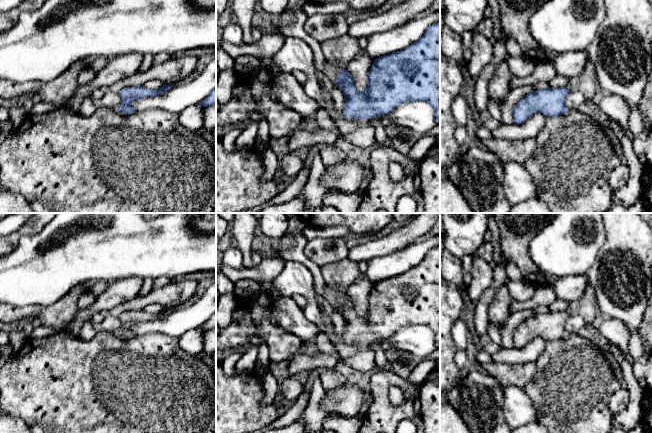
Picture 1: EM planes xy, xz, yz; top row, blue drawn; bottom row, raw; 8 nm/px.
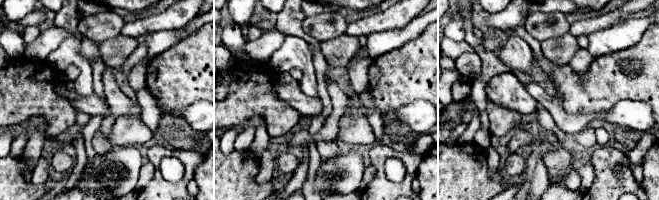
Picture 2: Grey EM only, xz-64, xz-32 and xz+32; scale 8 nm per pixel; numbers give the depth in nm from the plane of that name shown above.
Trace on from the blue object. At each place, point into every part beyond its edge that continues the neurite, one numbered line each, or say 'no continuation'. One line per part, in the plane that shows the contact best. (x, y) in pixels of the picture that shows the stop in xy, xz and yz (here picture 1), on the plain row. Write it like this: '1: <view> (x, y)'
1: xz (363, 360)

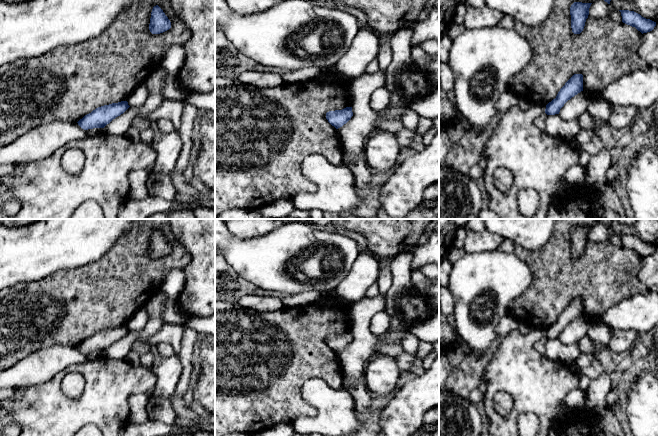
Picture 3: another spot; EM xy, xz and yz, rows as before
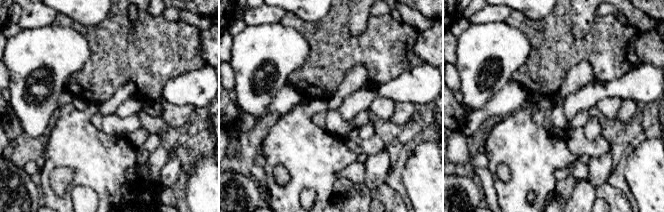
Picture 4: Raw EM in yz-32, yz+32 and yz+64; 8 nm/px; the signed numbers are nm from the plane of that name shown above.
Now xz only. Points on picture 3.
no continuation

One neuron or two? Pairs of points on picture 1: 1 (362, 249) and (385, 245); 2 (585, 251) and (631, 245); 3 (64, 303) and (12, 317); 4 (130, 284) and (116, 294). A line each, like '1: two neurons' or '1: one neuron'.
1: one neuron
2: two neurons
3: one neuron
4: one neuron

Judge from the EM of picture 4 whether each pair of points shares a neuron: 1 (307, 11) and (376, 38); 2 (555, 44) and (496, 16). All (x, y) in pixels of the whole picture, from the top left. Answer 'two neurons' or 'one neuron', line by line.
1: two neurons
2: two neurons

